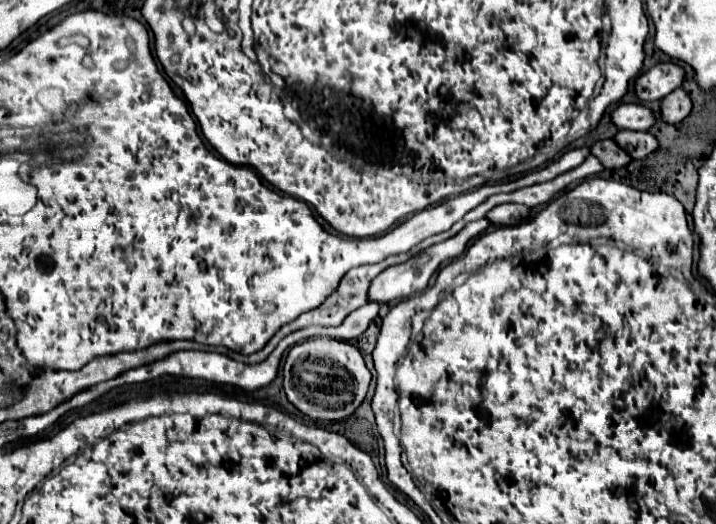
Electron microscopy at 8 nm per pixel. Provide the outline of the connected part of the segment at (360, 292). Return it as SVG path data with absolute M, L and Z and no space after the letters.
M397 254L397 256L389 256L387 260L383 260L383 262L379 262L379 264L371 264L371 266L359 266L359 268L353 268L353 270L349 270L343 278L341 278L341 282L339 282L339 288L337 288L337 292L333 294L333 296L329 296L327 298L327 304L323 304L323 306L319 306L317 310L313 310L313 312L307 312L307 314L303 314L303 316L299 316L295 322L291 322L291 324L287 324L287 326L283 326L269 342L267 342L267 346L261 350L261 352L255 352L255 354L251 354L251 364L257 364L257 362L263 362L273 350L275 350L275 346L287 336L287 334L291 334L291 332L295 332L295 330L301 330L301 328L307 328L307 326L313 326L313 324L317 324L317 326L339 326L343 320L345 320L345 316L349 316L349 312L353 312L353 310L357 310L359 306L363 306L365 302L367 302L367 288L369 288L369 282L377 276L377 274L381 274L385 268L389 268L389 266L393 266L393 264L401 264L403 262L403 258L405 258L405 254Z

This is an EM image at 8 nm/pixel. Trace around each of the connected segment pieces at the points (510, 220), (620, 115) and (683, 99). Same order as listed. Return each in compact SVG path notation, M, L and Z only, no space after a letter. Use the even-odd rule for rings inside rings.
M499 204L487 212L487 220L495 226L511 226L529 216L529 208L523 204Z
M619 104L611 112L611 124L619 130L649 130L653 122L653 112L641 104Z
M683 88L673 90L661 100L661 120L665 124L679 124L691 112L691 100Z

